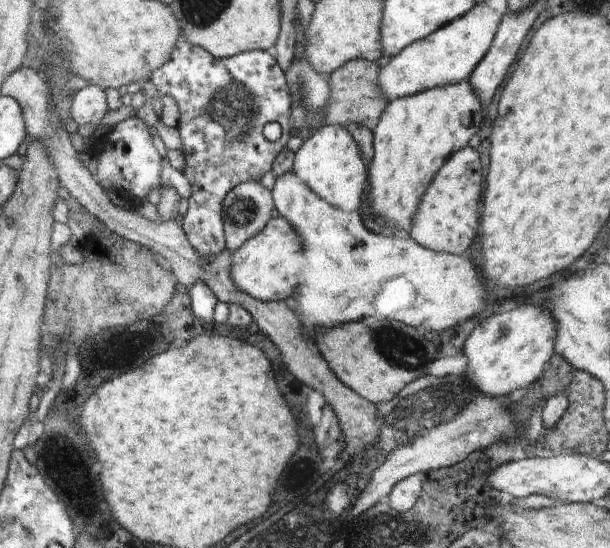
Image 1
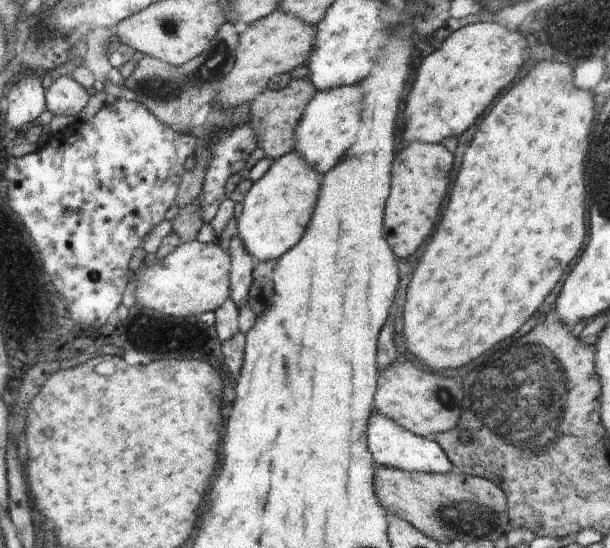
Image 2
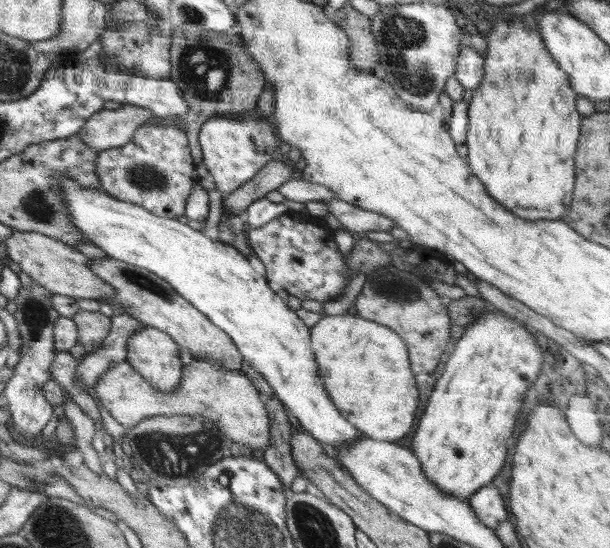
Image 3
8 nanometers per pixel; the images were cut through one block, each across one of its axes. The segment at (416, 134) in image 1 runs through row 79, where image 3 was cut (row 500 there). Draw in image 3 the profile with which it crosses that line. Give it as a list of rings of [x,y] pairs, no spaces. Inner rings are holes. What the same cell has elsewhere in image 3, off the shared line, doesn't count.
[[[484,311],[466,327],[446,357],[445,368],[434,382],[427,408],[414,431],[410,449],[423,463],[425,476],[442,491],[470,501],[472,494],[492,483],[508,456],[508,440],[514,437],[524,392],[539,378],[544,354],[530,328],[504,311]]]

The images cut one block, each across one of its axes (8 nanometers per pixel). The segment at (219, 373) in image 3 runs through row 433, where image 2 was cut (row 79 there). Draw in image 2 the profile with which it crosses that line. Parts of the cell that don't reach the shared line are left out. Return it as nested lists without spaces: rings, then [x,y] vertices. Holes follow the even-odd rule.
[[[278,9],[260,21],[240,28],[234,67],[222,80],[215,102],[226,109],[251,103],[270,86],[276,75],[290,73],[298,66],[305,66],[314,46],[315,26],[303,24],[303,21]]]

